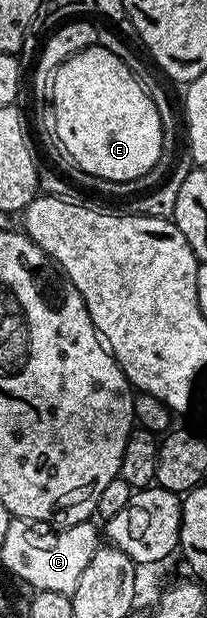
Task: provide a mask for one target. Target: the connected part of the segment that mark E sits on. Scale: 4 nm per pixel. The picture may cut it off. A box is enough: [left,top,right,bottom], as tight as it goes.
[56,46,166,182]

